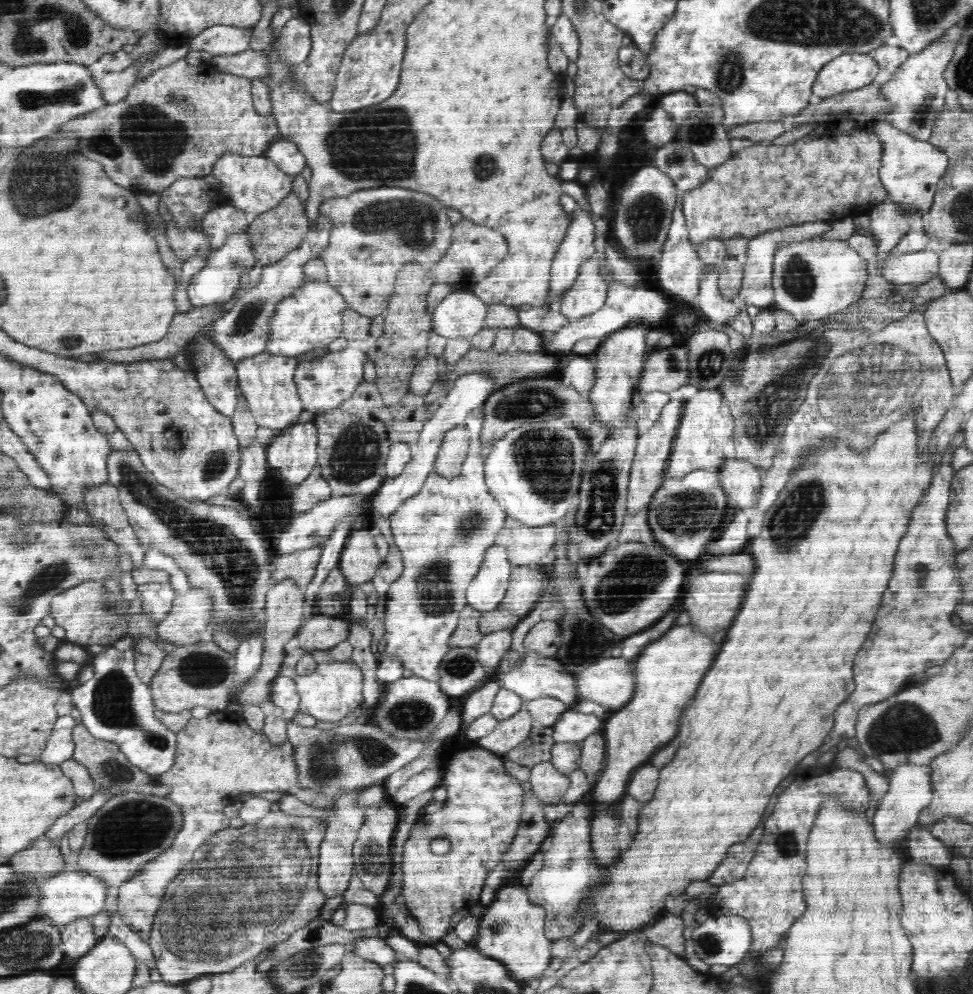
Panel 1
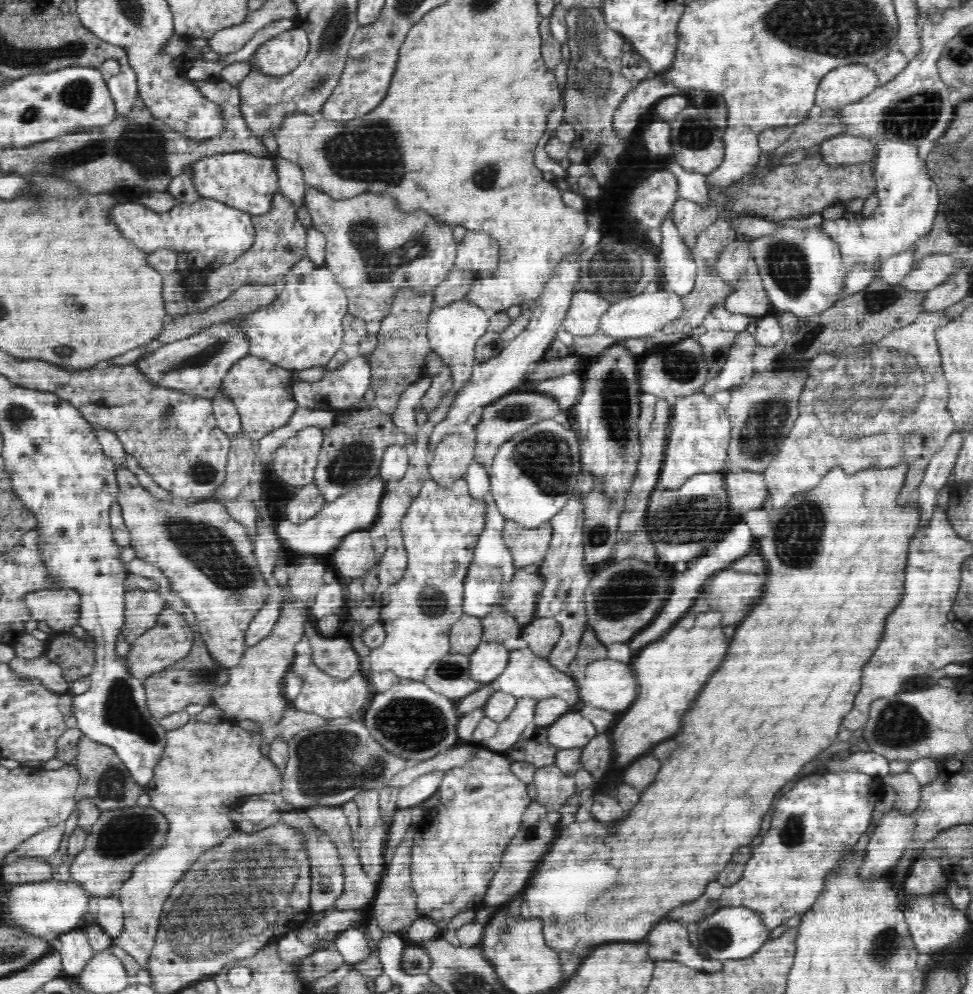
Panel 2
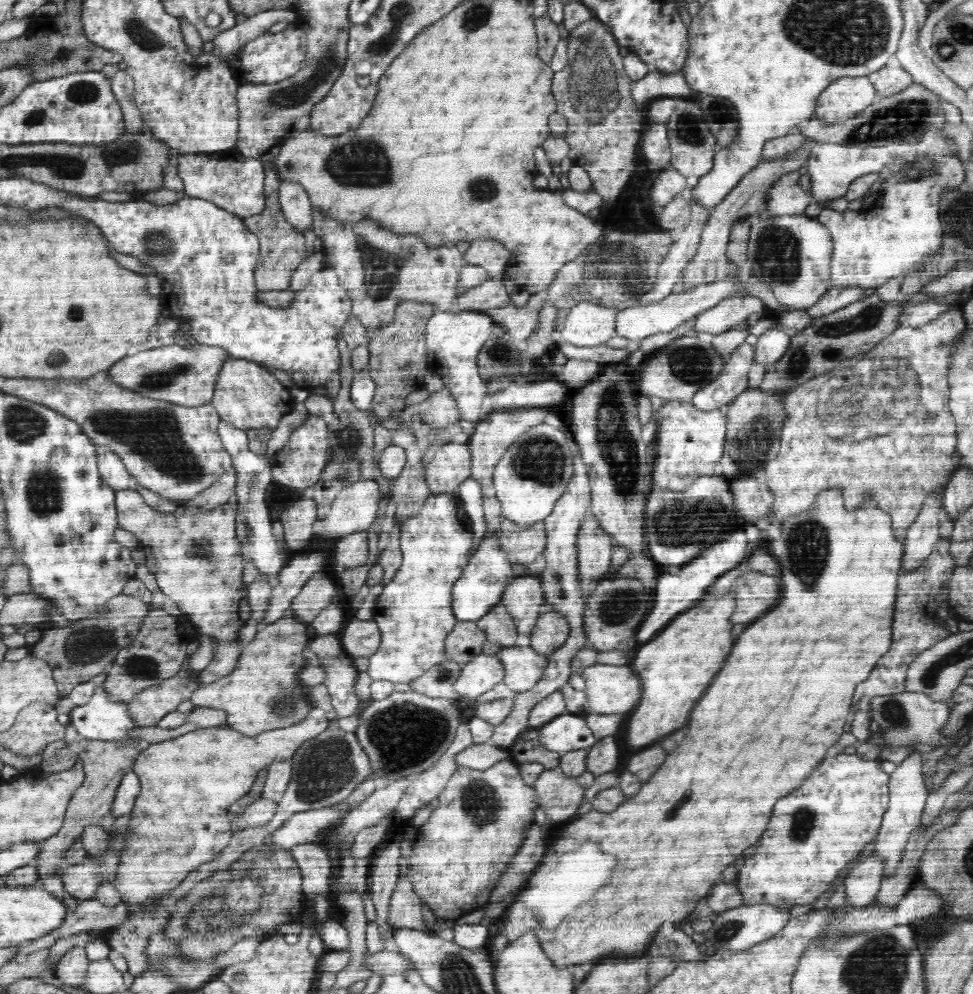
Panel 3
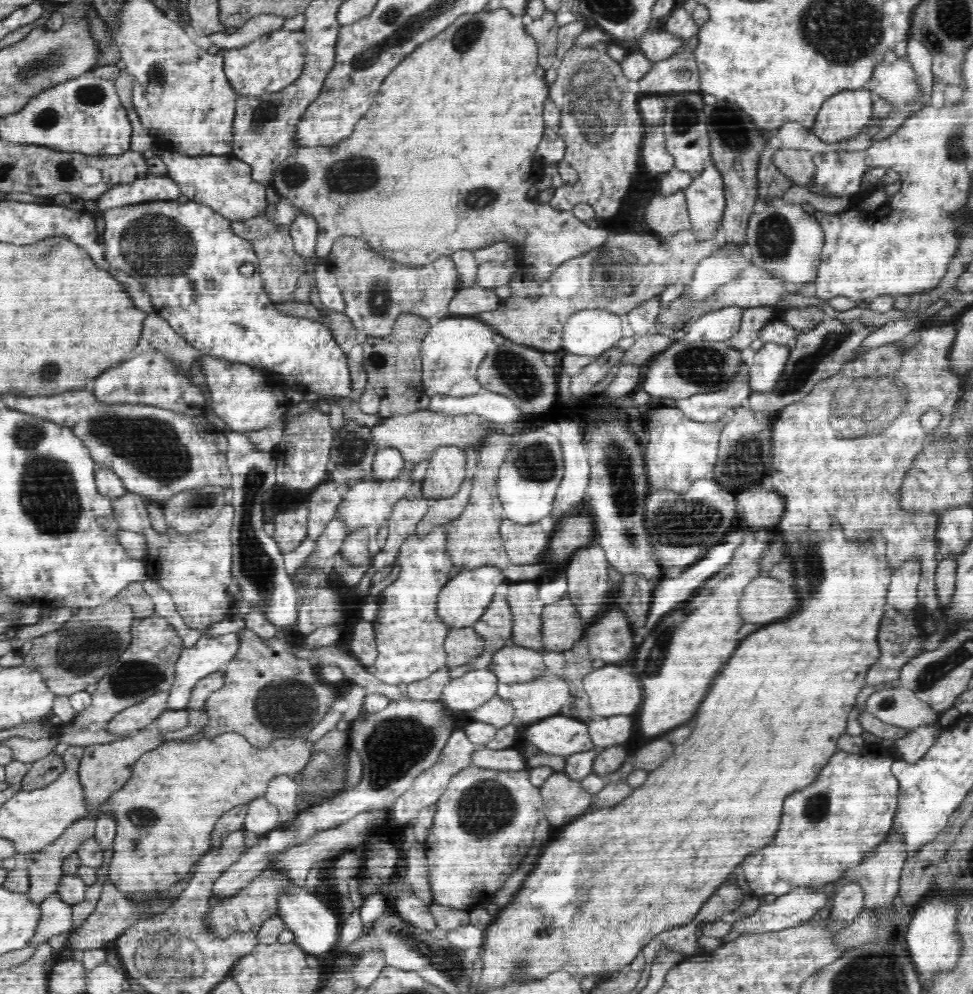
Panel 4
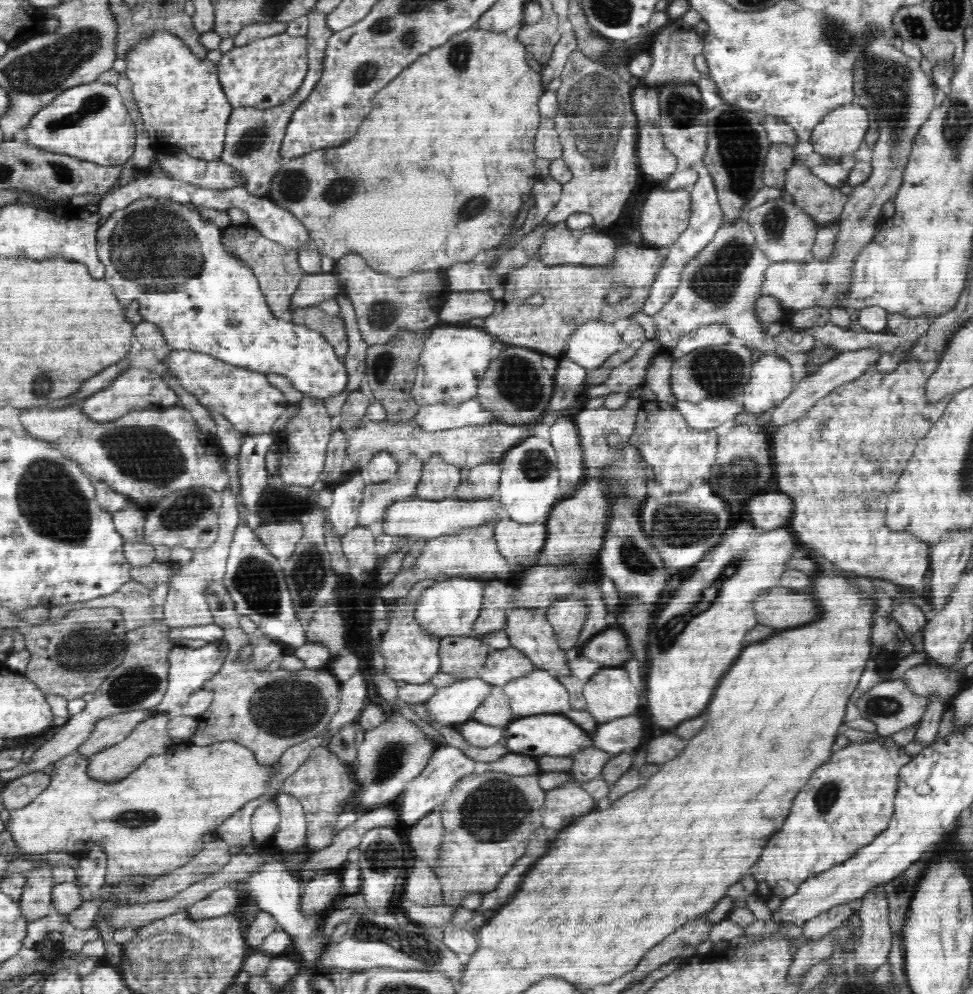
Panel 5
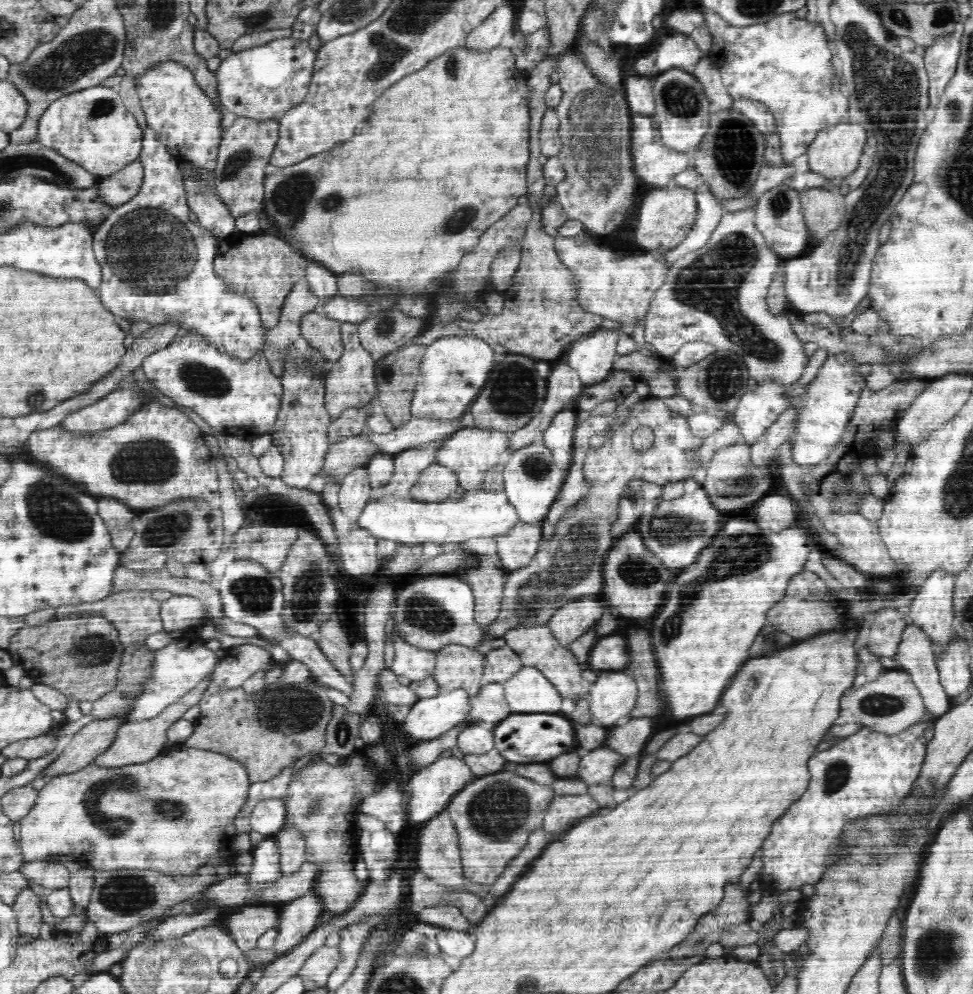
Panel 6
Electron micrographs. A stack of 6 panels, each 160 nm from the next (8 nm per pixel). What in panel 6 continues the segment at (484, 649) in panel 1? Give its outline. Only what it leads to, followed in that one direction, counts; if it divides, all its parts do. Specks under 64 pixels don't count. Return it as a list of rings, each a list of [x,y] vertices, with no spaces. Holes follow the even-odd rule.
[[[461,688],[439,693],[434,698],[418,699],[402,723],[408,740],[420,743],[439,738],[469,719],[470,699]]]

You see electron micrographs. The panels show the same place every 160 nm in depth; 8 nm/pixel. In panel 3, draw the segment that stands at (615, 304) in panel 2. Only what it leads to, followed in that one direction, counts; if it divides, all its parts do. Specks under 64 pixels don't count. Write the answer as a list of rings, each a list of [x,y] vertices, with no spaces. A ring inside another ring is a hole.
[[[728,279],[687,289],[678,294],[672,293],[670,296],[666,296],[664,300],[648,304],[648,306],[636,304],[630,308],[620,310],[616,314],[616,331],[618,331],[619,336],[627,339],[629,345],[630,343],[638,344],[647,336],[656,333],[668,333],[674,328],[678,328],[680,324],[690,320],[690,318],[696,318],[701,312],[714,308],[722,300],[734,296],[747,296],[744,287],[740,287],[740,280]]]

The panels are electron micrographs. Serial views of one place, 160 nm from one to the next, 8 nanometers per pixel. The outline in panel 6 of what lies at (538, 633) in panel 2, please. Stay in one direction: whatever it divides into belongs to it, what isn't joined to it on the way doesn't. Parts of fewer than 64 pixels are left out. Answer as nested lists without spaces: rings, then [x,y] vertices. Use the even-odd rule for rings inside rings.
[[[586,596],[558,609],[547,625],[556,641],[568,647],[594,628],[603,615],[602,604],[596,598]]]

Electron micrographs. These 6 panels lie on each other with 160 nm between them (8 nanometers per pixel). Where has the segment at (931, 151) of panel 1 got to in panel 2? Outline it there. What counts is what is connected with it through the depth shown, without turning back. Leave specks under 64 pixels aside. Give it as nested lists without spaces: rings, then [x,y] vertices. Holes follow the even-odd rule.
[[[846,133],[831,137],[821,145],[822,159],[833,167],[861,165],[876,162],[873,175],[876,176],[876,189],[879,205],[869,218],[853,219],[845,210],[845,205],[836,203],[826,207],[821,213],[814,213],[800,220],[788,221],[792,227],[806,230],[820,227],[840,246],[844,260],[852,258],[854,264],[874,264],[885,262],[889,257],[905,252],[934,226],[939,193],[936,183],[926,173],[925,161],[918,156],[918,148],[892,140],[872,144],[863,137]]]

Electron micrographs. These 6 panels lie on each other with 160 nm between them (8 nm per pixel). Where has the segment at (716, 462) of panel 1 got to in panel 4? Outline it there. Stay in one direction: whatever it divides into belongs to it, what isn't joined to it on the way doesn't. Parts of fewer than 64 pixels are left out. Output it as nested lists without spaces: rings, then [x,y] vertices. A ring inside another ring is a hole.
[[[657,406],[651,414],[646,414],[646,418],[656,418],[654,424],[644,424],[650,426],[649,442],[645,445],[646,450],[646,470],[648,470],[648,480],[651,490],[673,490],[677,493],[686,492],[690,488],[690,484],[698,478],[708,478],[712,476],[714,466],[718,456],[718,438],[720,432],[724,428],[725,422],[716,420],[712,422],[700,422],[690,420],[680,409]],[[672,418],[674,424],[670,424],[668,420]],[[668,424],[672,426],[672,430],[668,428]]]

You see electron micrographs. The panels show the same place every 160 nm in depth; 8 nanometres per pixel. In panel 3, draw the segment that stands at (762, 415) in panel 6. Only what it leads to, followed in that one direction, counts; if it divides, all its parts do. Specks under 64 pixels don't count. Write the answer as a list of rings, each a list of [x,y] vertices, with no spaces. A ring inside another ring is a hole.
[[[782,326],[768,330],[758,337],[755,344],[755,362],[768,369],[768,366],[776,364],[788,350],[791,338],[782,331]]]

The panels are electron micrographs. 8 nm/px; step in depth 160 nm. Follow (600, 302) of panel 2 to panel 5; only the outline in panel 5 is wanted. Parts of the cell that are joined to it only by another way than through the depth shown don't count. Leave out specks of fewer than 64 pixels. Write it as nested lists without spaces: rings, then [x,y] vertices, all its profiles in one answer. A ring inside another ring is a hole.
[[[586,320],[568,338],[564,355],[590,372],[620,350],[620,339],[614,323]]]

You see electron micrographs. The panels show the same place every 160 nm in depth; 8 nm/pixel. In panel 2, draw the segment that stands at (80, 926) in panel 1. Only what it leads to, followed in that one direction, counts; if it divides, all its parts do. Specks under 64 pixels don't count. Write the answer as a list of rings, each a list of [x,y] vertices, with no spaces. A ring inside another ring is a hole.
[[[81,927],[59,934],[55,938],[55,942],[62,955],[62,972],[65,977],[75,978],[95,955],[86,933]]]

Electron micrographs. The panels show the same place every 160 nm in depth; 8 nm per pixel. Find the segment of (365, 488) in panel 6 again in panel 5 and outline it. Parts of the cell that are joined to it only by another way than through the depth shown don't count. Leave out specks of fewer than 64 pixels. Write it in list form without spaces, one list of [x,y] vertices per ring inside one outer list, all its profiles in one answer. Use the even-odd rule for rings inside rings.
[[[356,470],[346,482],[333,489],[333,502],[328,508],[328,517],[332,523],[332,529],[341,538],[350,528],[357,527],[358,506],[362,502],[362,492],[366,488],[366,482]]]

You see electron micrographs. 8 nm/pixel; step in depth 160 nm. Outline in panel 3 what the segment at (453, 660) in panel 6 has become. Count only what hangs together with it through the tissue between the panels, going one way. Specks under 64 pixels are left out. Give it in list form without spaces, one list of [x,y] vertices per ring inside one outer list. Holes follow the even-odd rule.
[[[458,621],[445,641],[446,658],[462,665],[473,662],[483,652],[486,640],[476,621]]]

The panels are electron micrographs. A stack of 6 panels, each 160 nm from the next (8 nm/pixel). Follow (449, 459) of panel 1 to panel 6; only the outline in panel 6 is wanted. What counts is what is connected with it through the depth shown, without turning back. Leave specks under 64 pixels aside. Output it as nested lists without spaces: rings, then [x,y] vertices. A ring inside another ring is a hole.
[[[434,462],[420,473],[418,482],[412,486],[408,496],[420,502],[436,502],[452,498],[458,490],[456,472]]]

